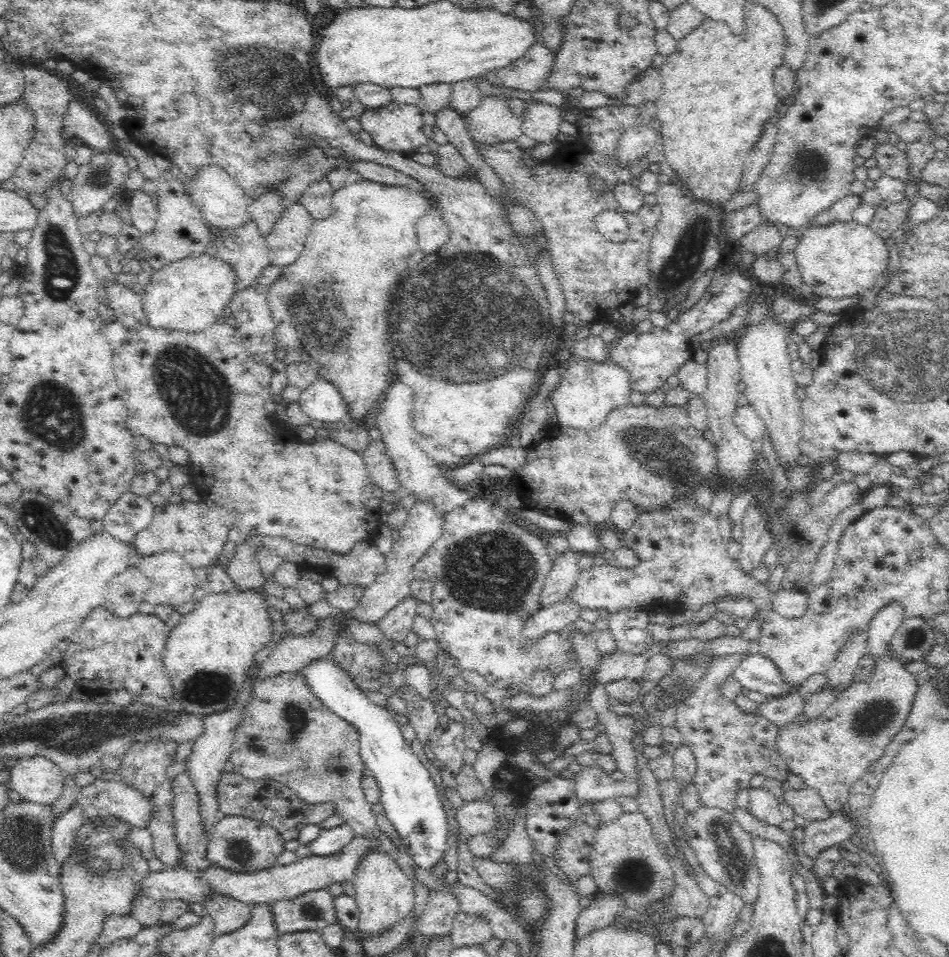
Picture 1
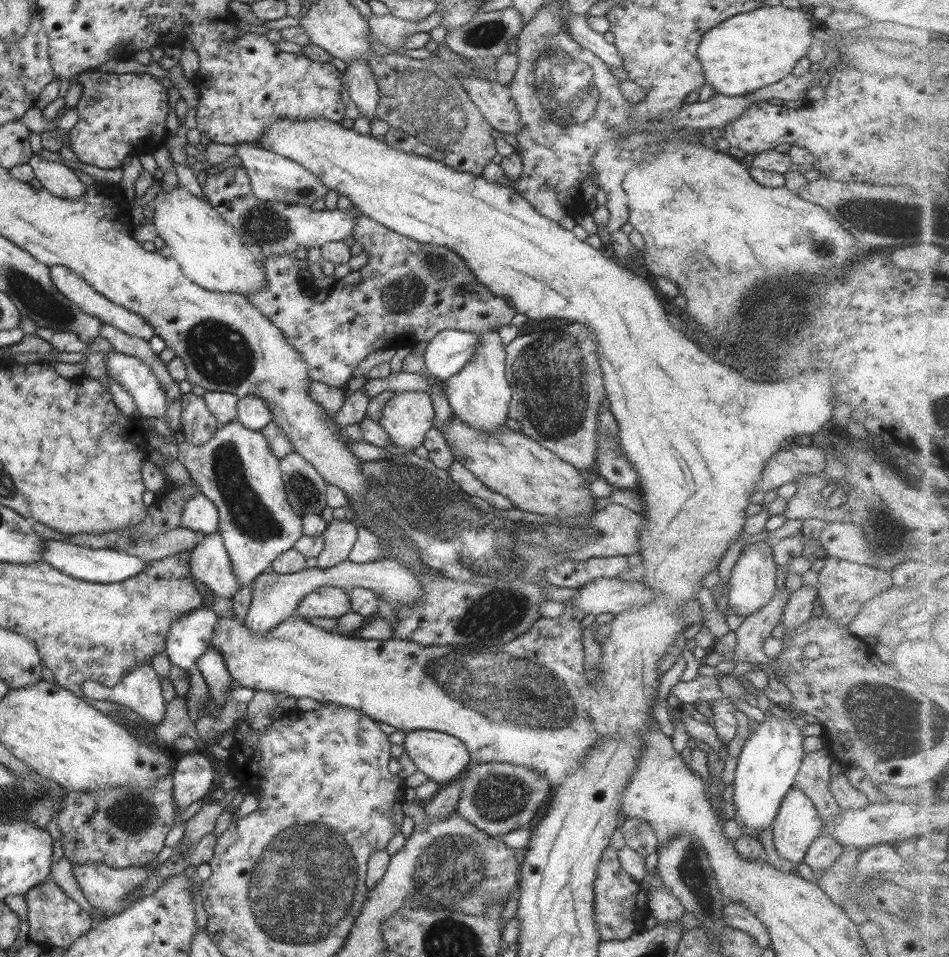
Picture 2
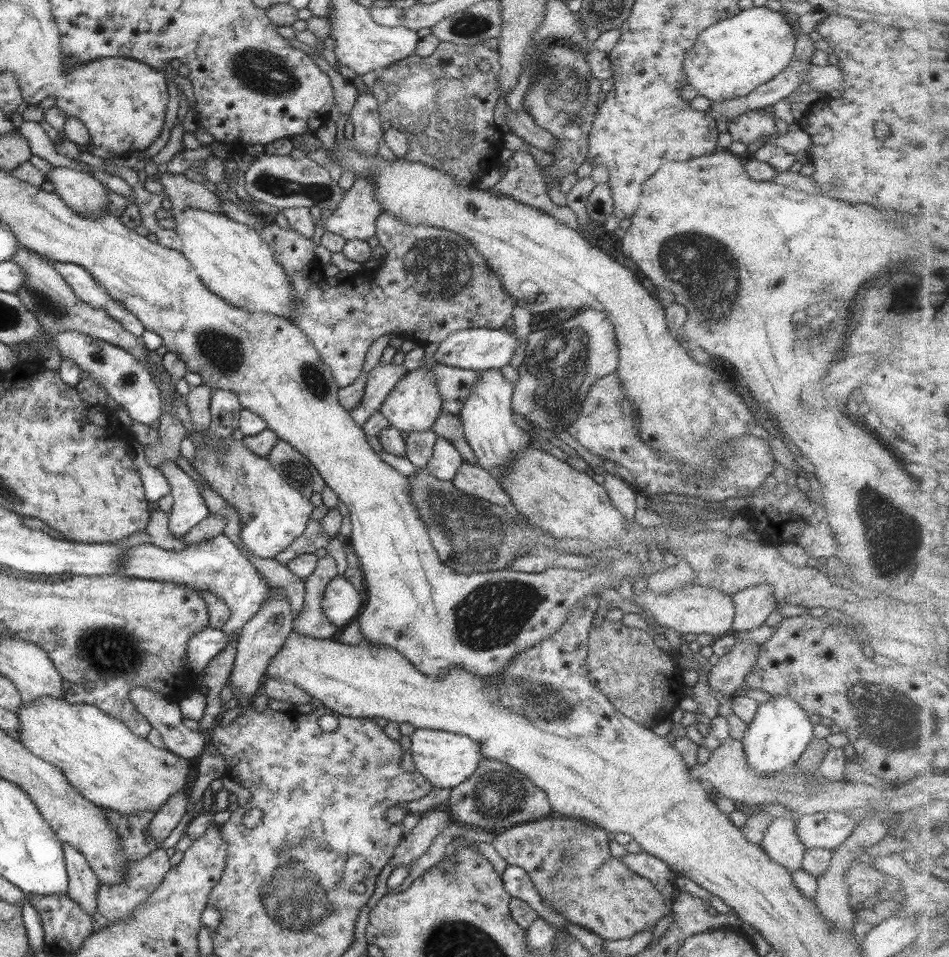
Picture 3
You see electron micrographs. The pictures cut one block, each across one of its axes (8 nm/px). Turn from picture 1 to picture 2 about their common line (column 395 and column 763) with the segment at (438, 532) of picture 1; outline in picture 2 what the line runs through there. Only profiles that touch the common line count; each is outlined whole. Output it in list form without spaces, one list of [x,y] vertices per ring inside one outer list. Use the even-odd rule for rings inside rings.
[[[767,540],[747,545],[742,550],[740,559],[735,563],[729,580],[729,606],[736,616],[748,617],[754,612],[758,612],[762,606],[766,606],[772,596],[776,594],[777,568],[773,560],[773,548],[769,546]]]

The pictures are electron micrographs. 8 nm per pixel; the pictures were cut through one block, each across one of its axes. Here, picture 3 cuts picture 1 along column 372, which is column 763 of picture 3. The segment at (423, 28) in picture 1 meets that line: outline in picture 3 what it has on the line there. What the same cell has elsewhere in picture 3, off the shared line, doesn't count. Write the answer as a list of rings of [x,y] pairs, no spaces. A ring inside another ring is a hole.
[[[767,7],[739,10],[733,17],[707,26],[686,54],[684,73],[700,96],[718,102],[750,94],[790,66],[795,56],[797,31],[781,11]]]

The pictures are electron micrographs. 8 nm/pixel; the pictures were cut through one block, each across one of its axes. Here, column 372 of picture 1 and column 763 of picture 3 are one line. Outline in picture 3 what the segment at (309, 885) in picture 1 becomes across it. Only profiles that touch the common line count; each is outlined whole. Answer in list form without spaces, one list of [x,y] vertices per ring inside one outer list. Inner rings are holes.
[[[794,817],[773,818],[760,844],[772,860],[785,866],[790,872],[801,869],[807,851],[797,833],[798,823]]]

